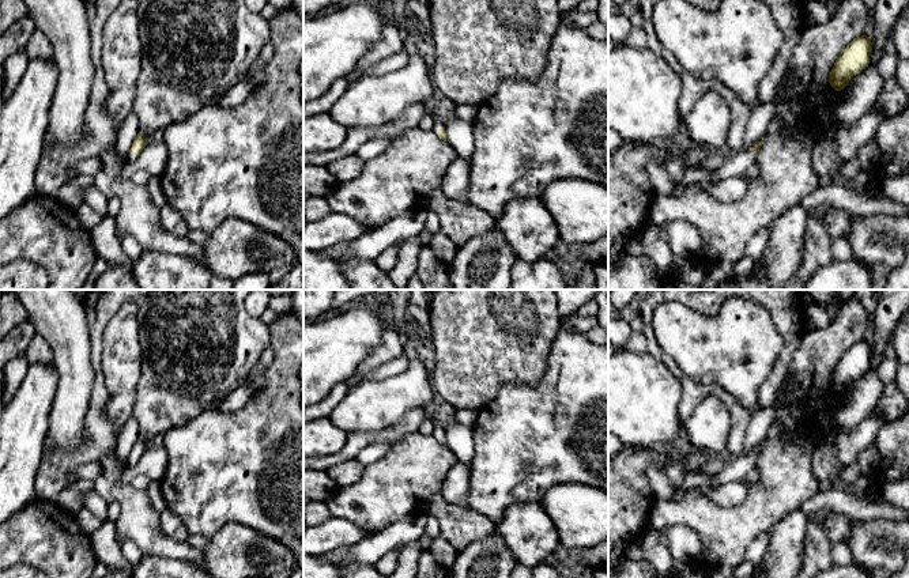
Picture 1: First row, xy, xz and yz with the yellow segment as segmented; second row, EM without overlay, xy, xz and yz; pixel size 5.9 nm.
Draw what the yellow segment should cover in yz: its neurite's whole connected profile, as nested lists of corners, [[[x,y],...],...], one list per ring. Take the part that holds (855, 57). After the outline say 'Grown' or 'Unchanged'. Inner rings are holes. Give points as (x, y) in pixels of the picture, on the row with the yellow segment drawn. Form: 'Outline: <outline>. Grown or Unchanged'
Outline: [[[871,37],[855,38],[837,57],[829,76],[830,86],[836,91],[844,90],[853,76],[868,67],[871,50]]]. Unchanged

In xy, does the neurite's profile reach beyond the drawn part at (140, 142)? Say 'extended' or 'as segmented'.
extended

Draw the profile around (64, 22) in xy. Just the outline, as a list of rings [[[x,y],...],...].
[[[23,0],[23,3],[35,30],[44,33],[52,42],[52,57],[59,67],[57,87],[48,112],[44,150],[69,151],[86,135],[84,114],[95,78],[84,0]]]

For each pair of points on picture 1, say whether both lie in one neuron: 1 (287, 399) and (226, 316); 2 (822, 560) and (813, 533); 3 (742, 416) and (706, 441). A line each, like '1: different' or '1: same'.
1: different
2: same
3: different

